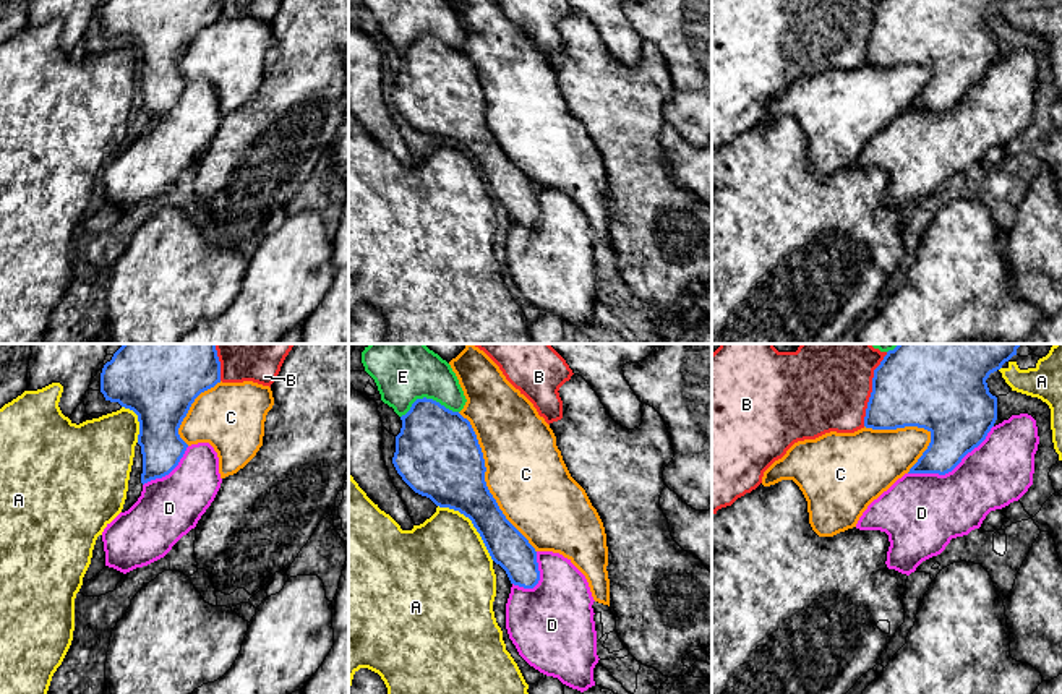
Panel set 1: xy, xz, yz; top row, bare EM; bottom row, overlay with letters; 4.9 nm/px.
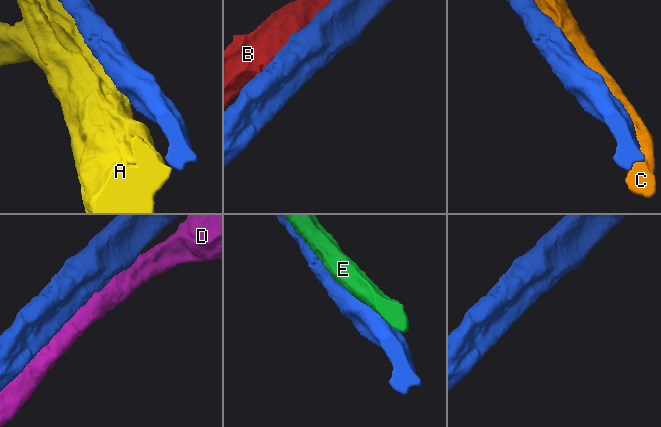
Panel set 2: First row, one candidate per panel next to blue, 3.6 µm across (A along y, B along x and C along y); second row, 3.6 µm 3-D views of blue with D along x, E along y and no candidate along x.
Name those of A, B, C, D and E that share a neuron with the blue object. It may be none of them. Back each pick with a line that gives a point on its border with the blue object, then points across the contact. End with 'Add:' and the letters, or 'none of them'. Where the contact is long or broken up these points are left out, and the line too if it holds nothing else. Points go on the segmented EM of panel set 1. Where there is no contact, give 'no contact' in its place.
Add: none of them

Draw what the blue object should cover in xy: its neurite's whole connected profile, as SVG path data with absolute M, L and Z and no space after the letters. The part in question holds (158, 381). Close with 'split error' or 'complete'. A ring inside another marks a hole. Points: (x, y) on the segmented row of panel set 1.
M123 344L104 365L105 401L138 415L143 485L178 465L188 448L178 428L195 399L217 383L216 344Z | complete

